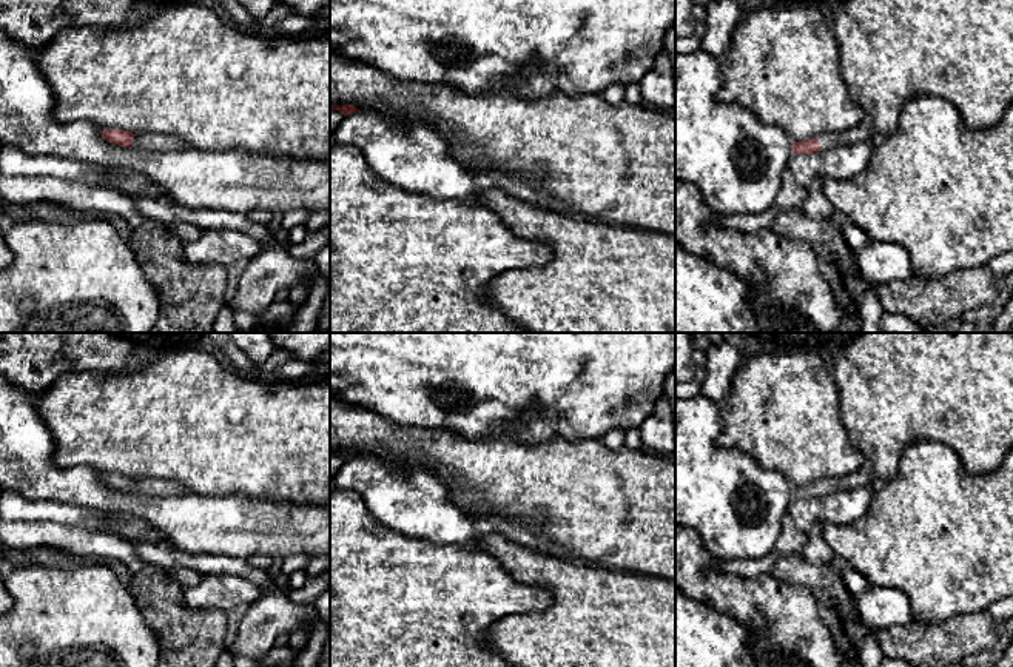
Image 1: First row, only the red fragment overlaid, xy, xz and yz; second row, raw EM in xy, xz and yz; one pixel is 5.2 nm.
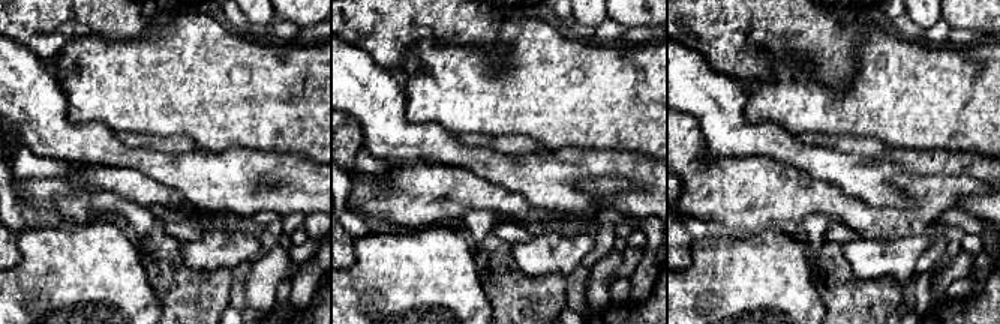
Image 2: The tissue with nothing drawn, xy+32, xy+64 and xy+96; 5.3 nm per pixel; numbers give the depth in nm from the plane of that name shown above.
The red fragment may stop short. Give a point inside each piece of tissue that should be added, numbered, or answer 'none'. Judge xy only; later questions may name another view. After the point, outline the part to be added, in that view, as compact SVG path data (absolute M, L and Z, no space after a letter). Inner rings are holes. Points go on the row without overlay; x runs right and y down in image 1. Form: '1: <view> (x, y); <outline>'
1: xy (148, 486); M143 478L134 481L133 491L146 496L174 496L185 493L185 487L173 479Z

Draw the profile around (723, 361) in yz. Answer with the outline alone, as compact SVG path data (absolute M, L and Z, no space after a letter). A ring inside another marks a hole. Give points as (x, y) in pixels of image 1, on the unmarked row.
M722 342L705 350L708 357L700 394L706 396L719 407L728 401L732 380L742 367L742 356L732 345Z

